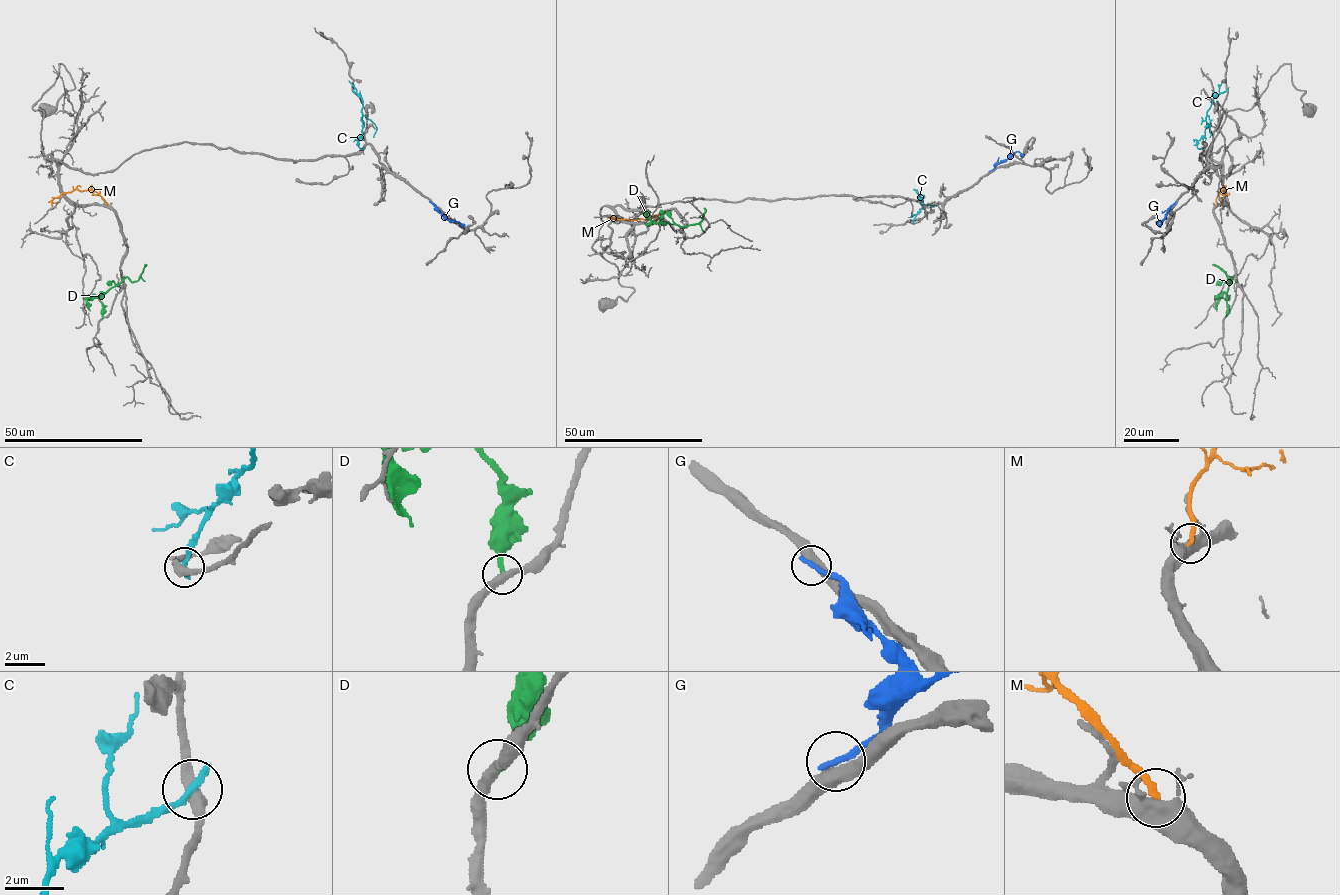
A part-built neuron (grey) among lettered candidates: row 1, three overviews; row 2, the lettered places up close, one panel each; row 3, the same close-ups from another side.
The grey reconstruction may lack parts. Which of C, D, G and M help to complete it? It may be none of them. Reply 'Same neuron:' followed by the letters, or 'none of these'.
Same neuron: none of these

